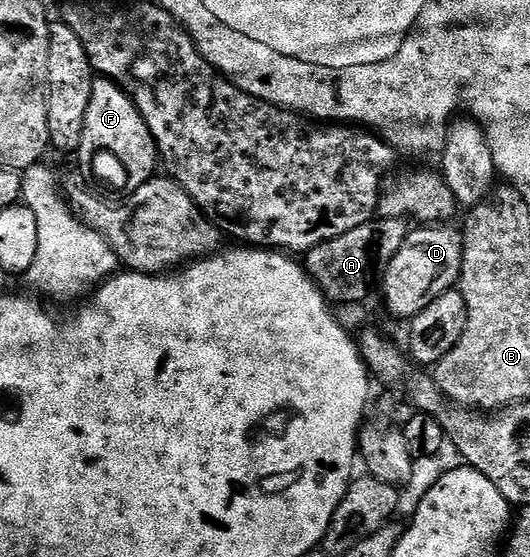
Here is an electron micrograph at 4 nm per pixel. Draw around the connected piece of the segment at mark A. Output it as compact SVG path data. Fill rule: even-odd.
M377 217L338 238L329 239L304 254L304 267L311 280L333 305L367 301L372 282L385 271L410 231L405 219Z

